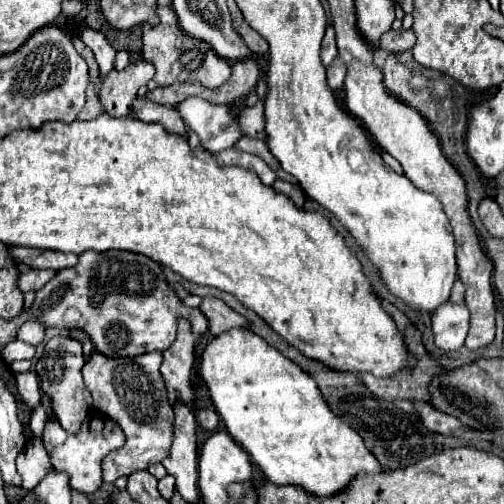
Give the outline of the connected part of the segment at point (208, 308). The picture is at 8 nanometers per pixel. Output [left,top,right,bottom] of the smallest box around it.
[199,297,249,335]

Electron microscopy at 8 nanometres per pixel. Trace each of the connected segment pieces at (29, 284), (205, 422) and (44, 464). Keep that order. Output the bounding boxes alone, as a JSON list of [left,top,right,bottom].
[[17,269,55,293],[197,409,219,431],[17,437,51,491]]

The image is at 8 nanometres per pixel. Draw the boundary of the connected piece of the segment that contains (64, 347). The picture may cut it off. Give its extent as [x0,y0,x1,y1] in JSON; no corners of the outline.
[35,337,93,433]

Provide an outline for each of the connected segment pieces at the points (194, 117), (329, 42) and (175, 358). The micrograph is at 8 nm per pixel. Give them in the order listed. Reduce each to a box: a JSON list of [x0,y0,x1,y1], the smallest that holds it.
[[175,97,243,153],[321,25,337,65],[161,319,199,405]]

